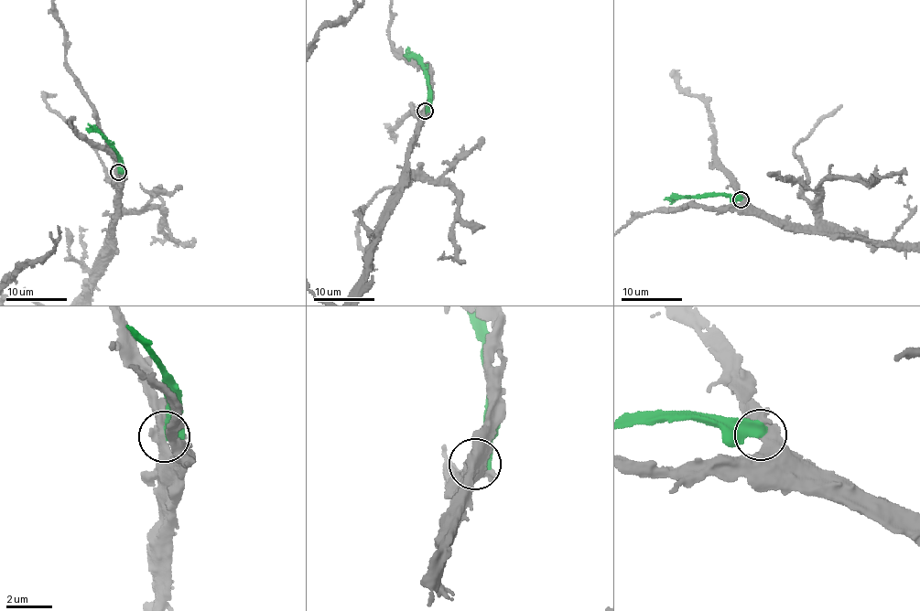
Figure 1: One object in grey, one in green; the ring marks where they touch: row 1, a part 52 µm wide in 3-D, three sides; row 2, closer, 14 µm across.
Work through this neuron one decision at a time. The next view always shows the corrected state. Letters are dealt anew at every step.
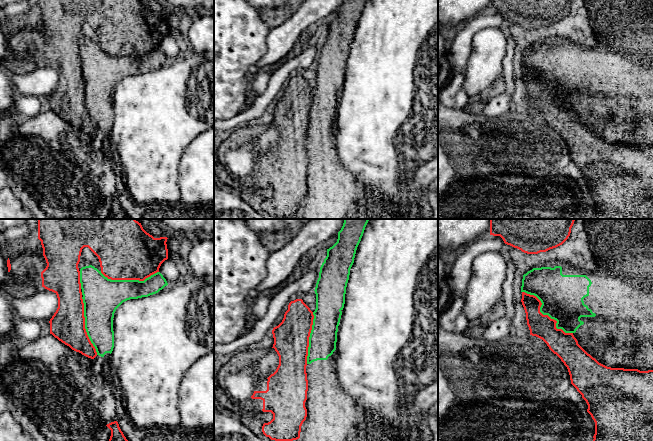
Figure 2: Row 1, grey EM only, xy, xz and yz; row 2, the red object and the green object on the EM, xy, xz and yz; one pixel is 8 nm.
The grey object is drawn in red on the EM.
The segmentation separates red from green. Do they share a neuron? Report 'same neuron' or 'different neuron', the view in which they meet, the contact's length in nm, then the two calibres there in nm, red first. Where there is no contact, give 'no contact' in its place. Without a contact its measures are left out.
different neuron; meets red in yz; contact 550 nm long; 190 nm thick on the red side, 340 nm on the other

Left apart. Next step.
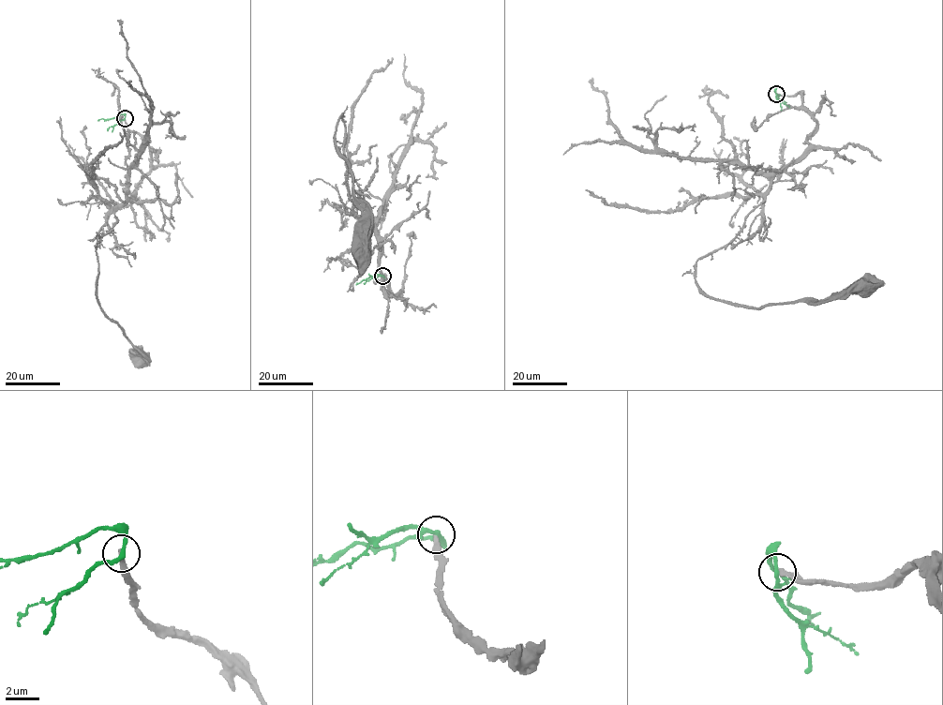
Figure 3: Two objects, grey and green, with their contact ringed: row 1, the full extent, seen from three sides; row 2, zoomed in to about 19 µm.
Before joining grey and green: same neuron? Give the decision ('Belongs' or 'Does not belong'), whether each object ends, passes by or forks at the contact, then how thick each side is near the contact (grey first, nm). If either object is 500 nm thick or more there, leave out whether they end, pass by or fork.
Does not belong. At the ring grey ends. At the ring green passes by. Thickness 280 nm (grey) against 240 nm

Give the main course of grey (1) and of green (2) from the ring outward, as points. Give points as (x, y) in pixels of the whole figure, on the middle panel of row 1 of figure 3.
1: (382, 276), (401, 293), (362, 218), (342, 114), (335, 145), (362, 213), (358, 251)
2: (382, 276), (368, 277), (356, 285)

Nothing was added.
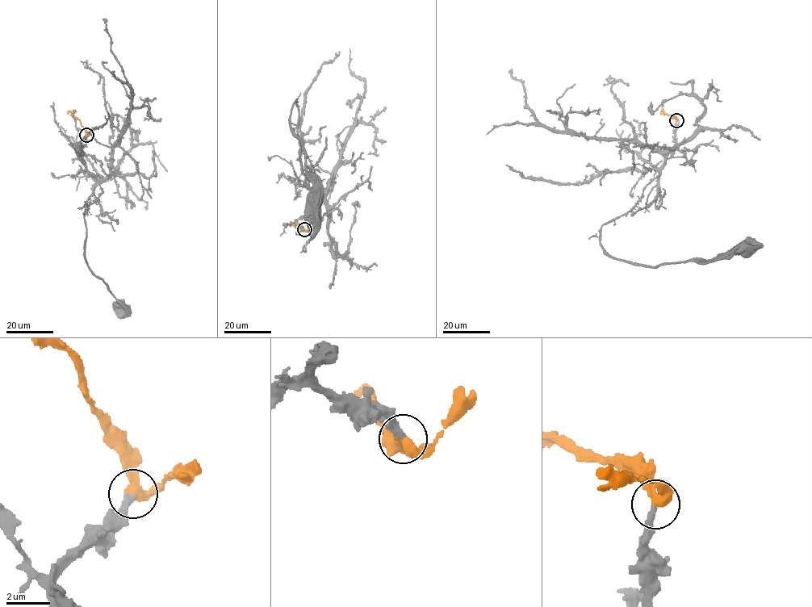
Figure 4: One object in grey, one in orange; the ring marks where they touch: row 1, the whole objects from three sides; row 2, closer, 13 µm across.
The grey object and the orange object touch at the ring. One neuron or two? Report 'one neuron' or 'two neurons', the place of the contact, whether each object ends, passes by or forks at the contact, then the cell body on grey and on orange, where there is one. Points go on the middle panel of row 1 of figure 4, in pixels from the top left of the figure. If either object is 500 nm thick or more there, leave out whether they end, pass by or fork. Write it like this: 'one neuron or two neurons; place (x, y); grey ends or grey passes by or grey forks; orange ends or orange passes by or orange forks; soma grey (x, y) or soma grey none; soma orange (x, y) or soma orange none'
one neuron; place (304, 229); grey ends; orange passes by; soma grey (311, 220); soma orange none

